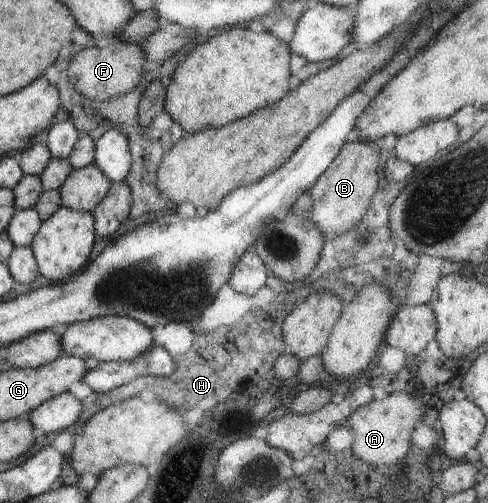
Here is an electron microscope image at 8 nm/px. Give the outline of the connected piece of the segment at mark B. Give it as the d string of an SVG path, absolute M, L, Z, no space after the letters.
M350 136L329 166L313 180L313 184L307 189L307 194L311 198L311 220L313 226L321 232L323 241L347 232L351 226L361 221L371 196L377 192L378 160L379 150L375 144L361 142Z

